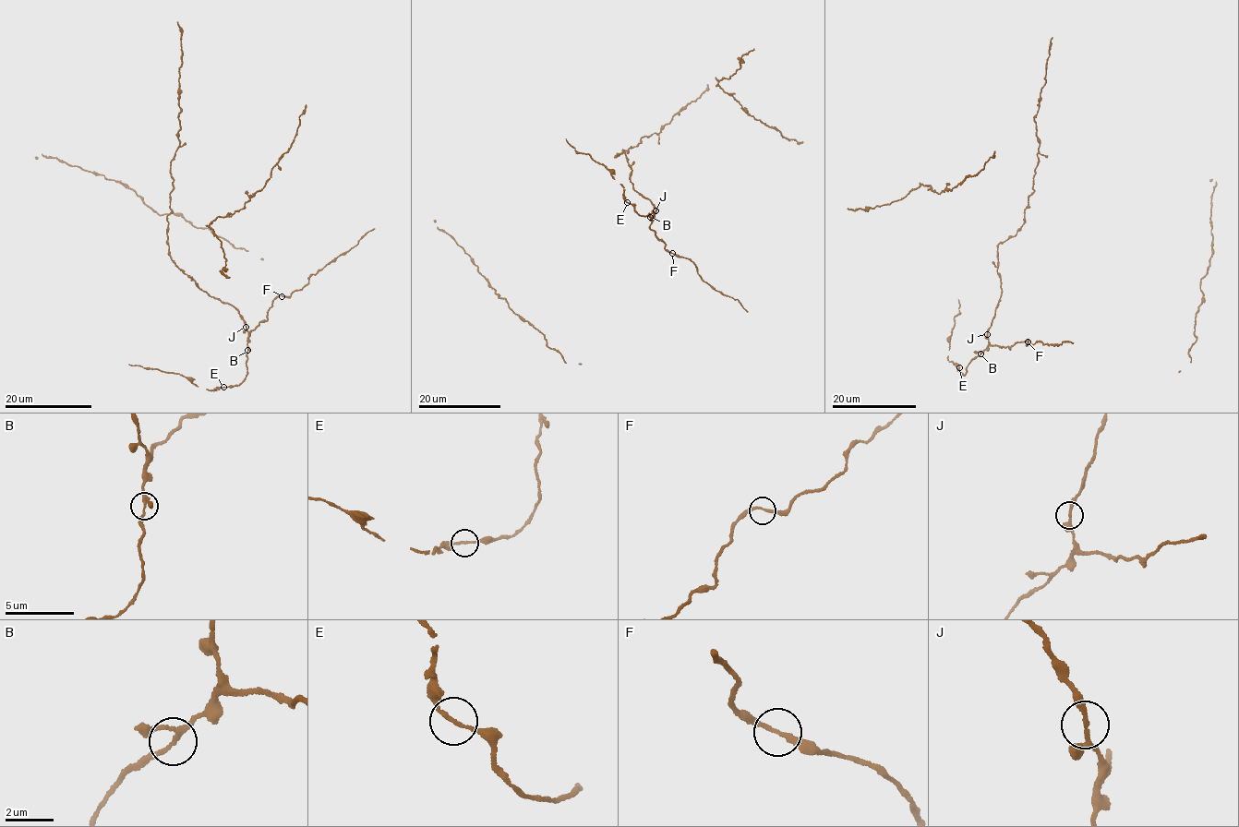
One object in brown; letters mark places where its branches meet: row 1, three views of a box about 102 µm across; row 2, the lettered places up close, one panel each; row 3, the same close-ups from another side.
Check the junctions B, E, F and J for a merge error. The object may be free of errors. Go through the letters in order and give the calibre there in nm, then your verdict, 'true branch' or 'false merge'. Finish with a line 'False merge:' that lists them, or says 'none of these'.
B: 180 nm | true branch
E: 150 nm | true branch
F: 180 nm | true branch
J: 150 nm | true branch
False merge: none of these

